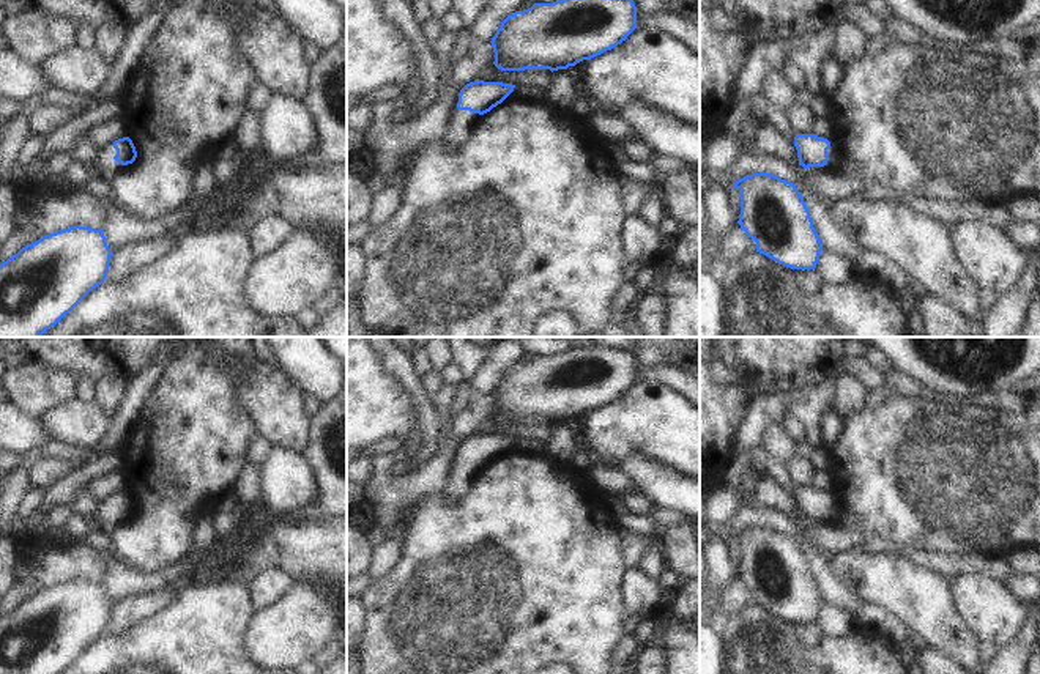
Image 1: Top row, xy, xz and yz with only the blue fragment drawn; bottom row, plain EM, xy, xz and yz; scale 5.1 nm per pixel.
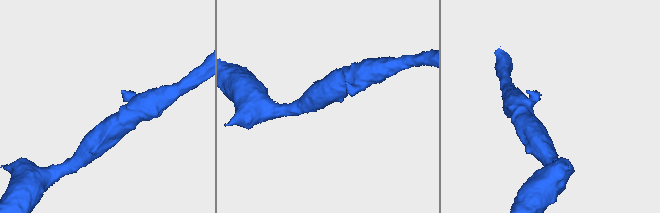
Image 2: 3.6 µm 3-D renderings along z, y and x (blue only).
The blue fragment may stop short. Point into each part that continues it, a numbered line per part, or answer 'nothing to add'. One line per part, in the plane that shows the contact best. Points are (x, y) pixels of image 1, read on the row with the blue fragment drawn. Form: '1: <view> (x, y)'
1: yz (839, 161).

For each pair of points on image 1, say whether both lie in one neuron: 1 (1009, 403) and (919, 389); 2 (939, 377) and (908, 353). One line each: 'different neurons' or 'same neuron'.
1: same neuron
2: same neuron

